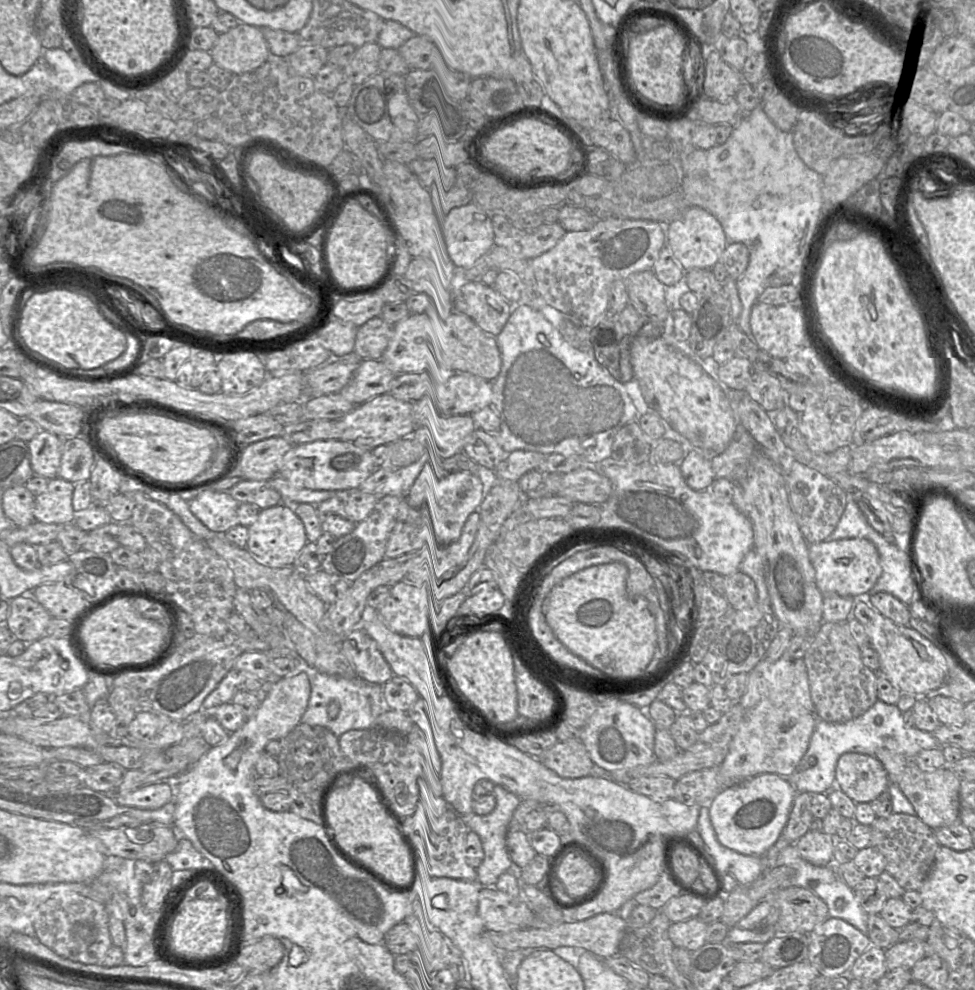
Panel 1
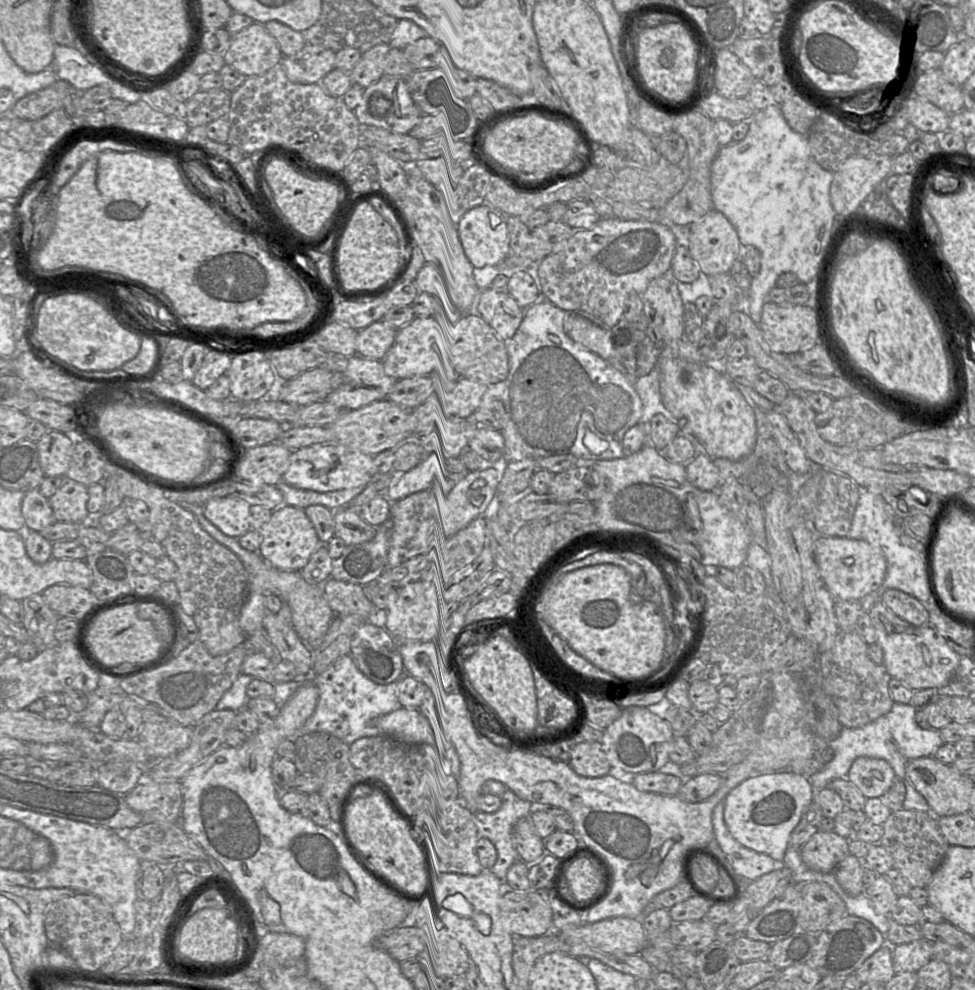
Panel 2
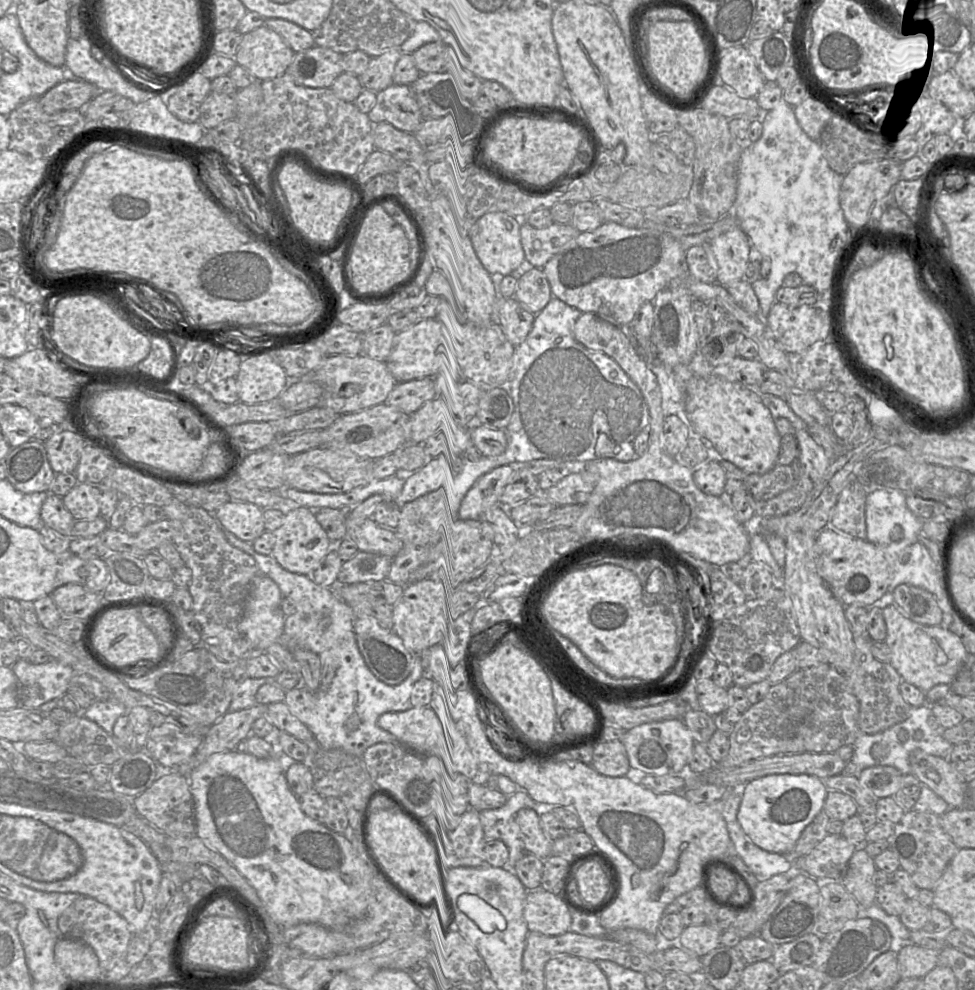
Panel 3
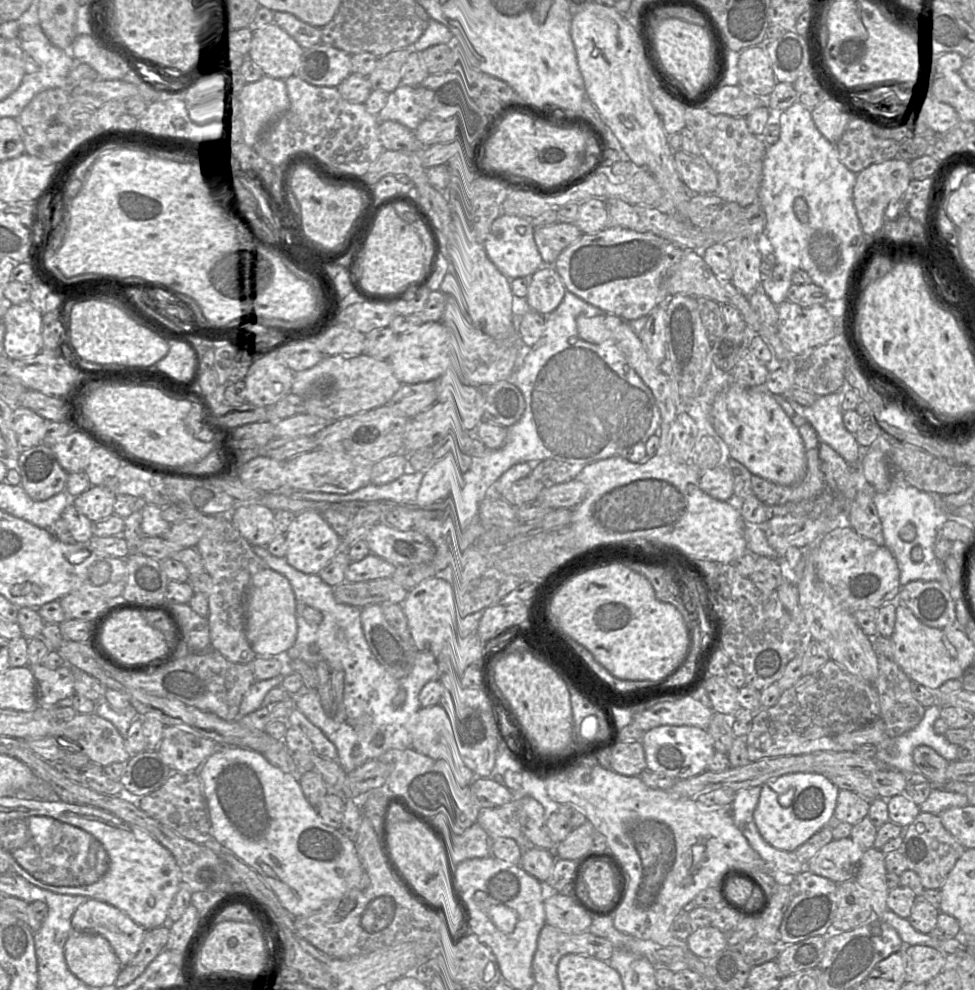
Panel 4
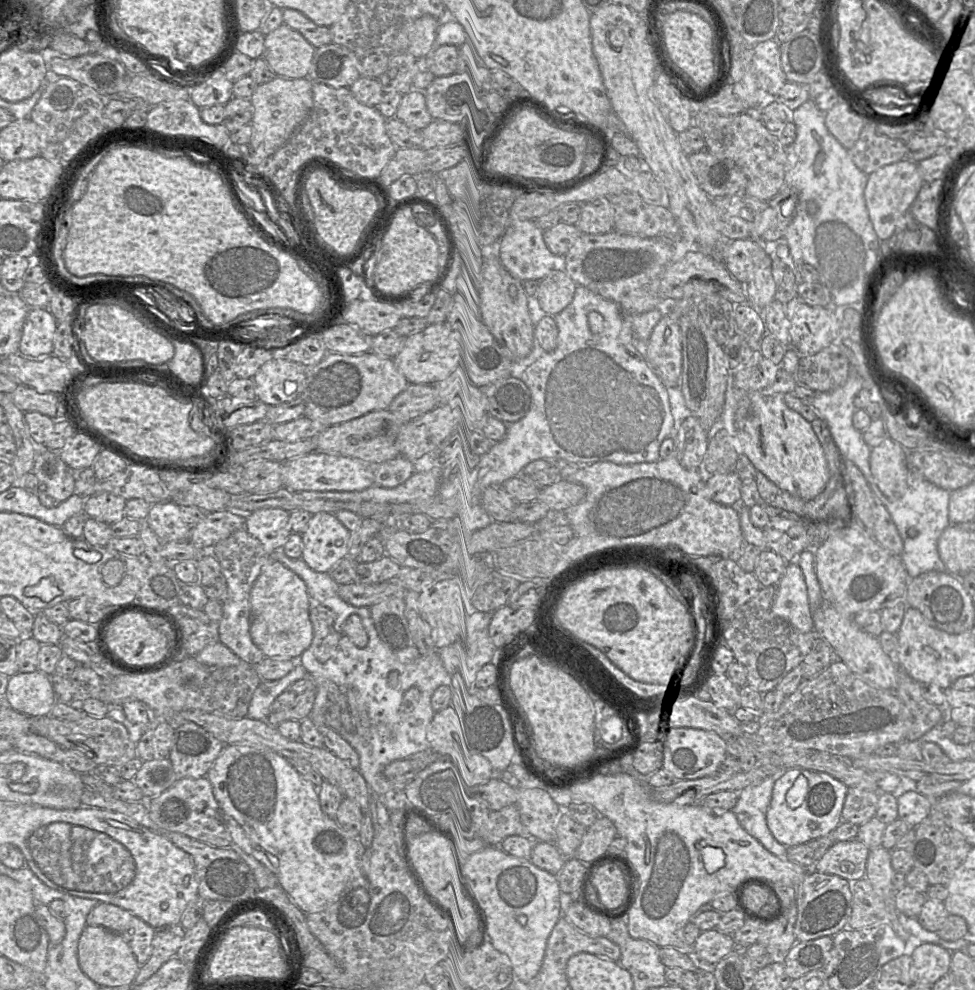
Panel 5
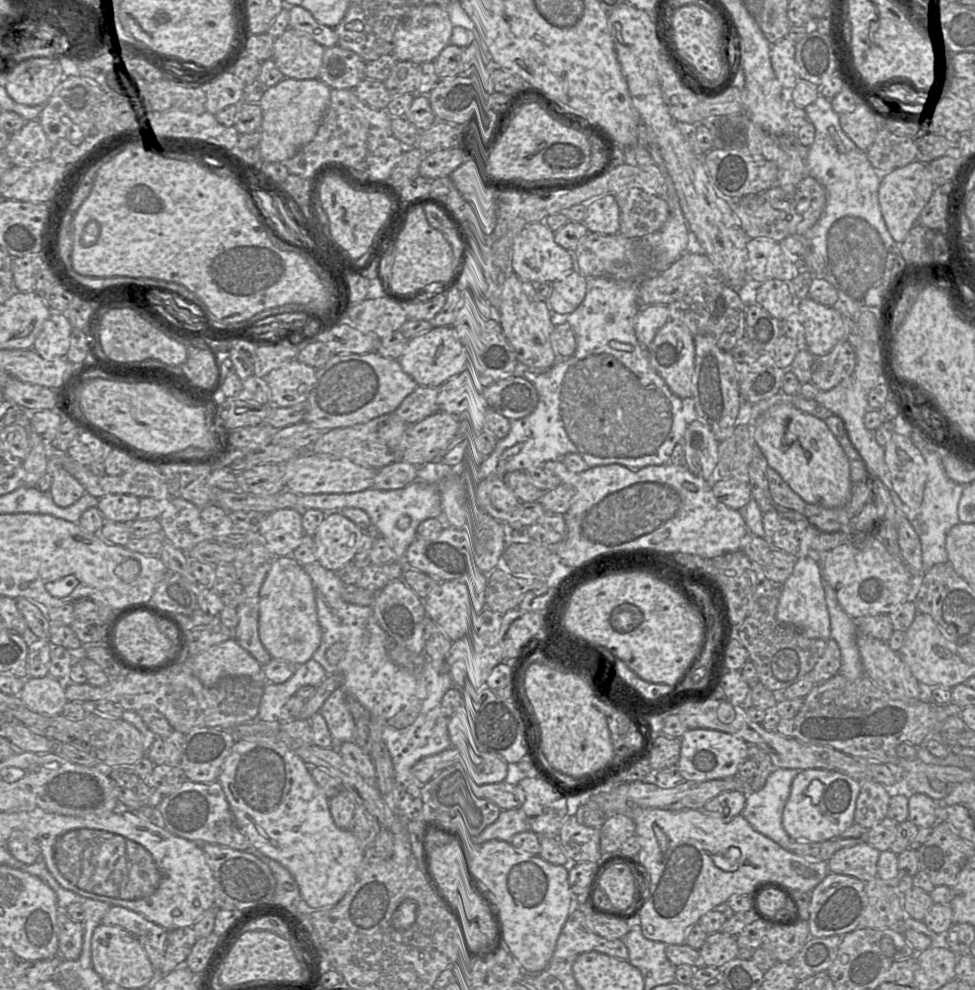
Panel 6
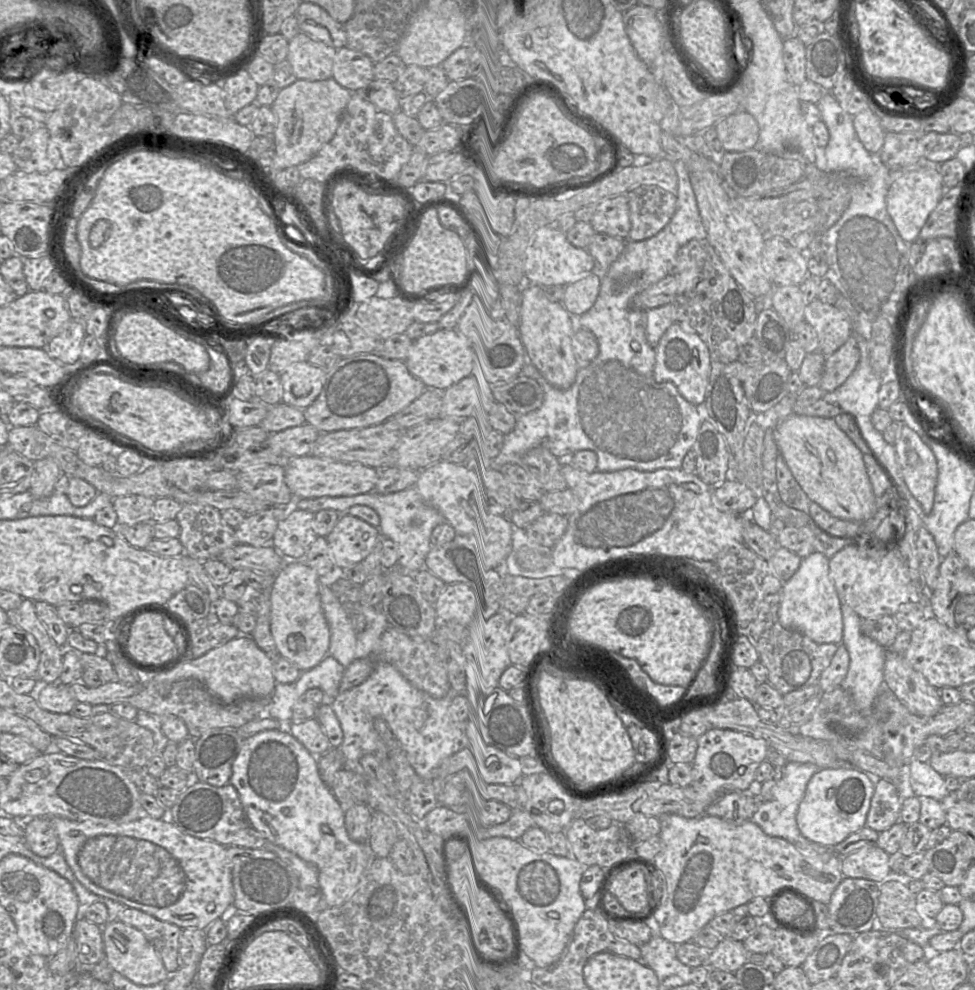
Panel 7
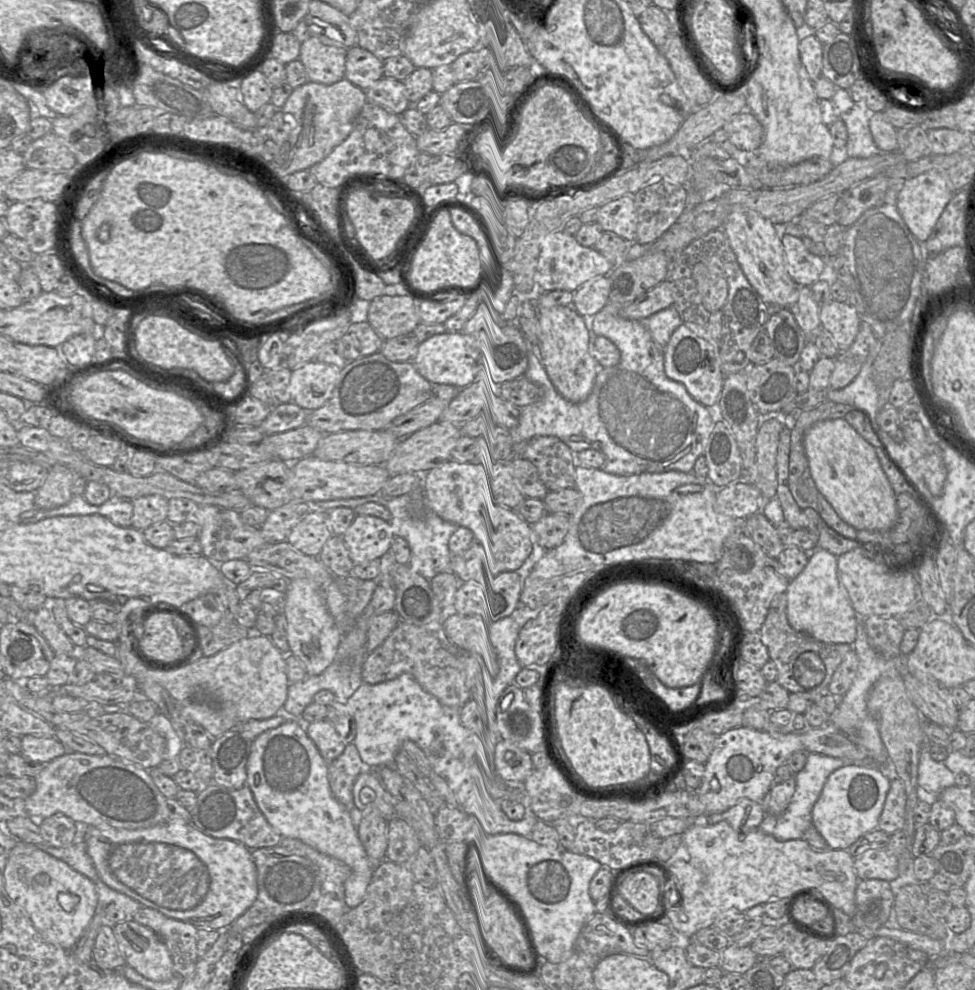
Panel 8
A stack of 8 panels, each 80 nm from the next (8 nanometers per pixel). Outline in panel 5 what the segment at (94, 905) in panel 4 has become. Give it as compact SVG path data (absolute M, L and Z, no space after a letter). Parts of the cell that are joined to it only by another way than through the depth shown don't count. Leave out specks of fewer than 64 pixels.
M99 902L87 915L86 925L100 926L121 936L131 948L139 965L149 959L156 930L129 911Z

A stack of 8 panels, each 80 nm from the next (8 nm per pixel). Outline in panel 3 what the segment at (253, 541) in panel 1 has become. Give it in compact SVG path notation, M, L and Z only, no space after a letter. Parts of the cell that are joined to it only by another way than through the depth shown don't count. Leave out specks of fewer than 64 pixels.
M306 507L285 512L282 525L272 532L275 538L271 556L286 570L307 575L315 570L331 551L337 551L341 541L331 541L318 523L313 510Z

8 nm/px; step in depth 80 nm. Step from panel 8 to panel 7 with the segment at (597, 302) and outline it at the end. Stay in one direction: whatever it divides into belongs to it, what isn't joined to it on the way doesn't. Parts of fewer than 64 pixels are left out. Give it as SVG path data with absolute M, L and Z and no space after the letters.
M594 273L564 287L562 305L571 315L580 316L595 303L600 290L601 279Z

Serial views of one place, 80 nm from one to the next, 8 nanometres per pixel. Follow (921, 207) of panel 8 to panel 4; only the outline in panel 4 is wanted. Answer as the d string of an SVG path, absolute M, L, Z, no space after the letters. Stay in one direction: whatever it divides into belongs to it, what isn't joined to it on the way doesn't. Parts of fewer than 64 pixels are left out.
M894 158L881 163L872 164L857 174L856 182L853 189L853 202L857 212L857 216L861 223L865 235L869 238L878 239L881 236L875 236L885 223L885 211L893 202L902 199L909 183L913 179L910 161L900 158Z

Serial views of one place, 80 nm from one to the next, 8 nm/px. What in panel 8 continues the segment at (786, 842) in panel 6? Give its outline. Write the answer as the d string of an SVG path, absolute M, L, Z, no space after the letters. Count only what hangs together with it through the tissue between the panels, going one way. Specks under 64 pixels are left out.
M810 753L805 766L794 776L796 789L788 807L780 815L766 814L759 827L761 831L779 840L802 839L801 837L805 831L812 825L812 808L819 798L827 778L832 772L847 764L854 763L842 758L820 753Z

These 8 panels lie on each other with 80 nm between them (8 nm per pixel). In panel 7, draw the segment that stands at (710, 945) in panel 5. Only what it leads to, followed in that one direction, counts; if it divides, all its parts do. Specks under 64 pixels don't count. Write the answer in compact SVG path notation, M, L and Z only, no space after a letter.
M723 937L711 951L708 964L712 969L734 973L748 962L748 950L742 942Z

